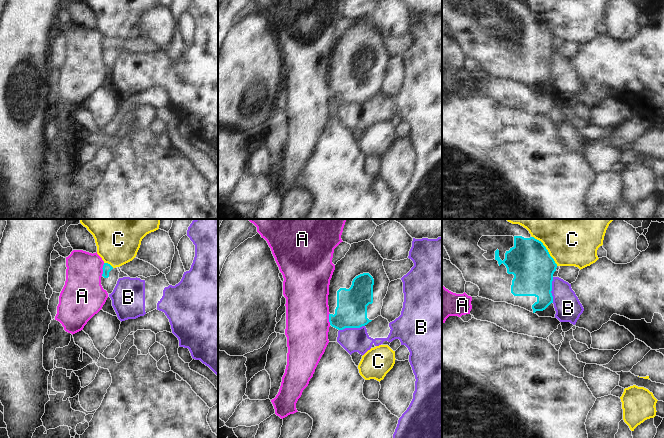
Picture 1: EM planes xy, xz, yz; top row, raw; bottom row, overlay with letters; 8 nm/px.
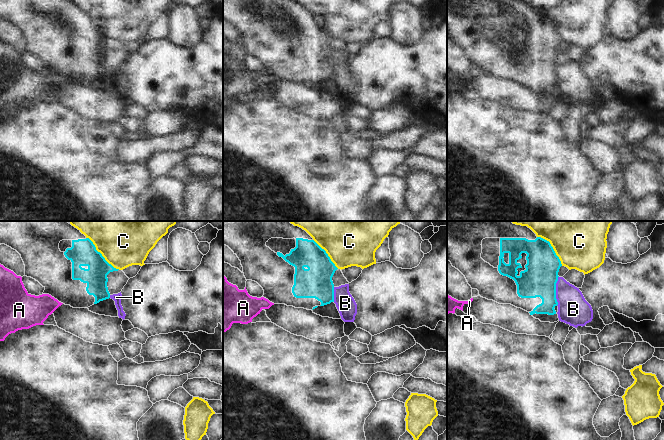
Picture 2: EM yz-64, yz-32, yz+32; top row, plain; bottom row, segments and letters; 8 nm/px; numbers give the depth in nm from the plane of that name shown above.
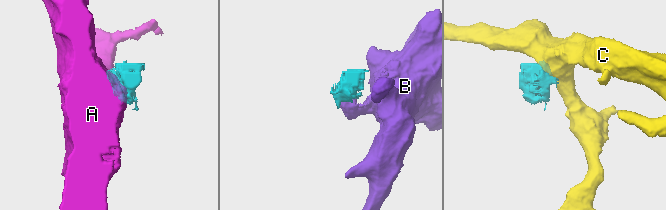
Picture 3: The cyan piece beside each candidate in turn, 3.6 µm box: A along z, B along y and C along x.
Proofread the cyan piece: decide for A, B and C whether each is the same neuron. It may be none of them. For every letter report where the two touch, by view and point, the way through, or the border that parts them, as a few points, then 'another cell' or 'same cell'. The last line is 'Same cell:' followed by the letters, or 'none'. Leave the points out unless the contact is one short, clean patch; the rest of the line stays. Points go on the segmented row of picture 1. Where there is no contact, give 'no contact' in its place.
A: meets cyan in xy at (102, 268); another cell
B: meets cyan in xz at (351, 327); border along xz (364, 325), (339, 330); another cell
C: meets cyan in yz at (546, 249); border along yz (532, 236), (542, 243), (557, 265); another cell
Same cell: none

